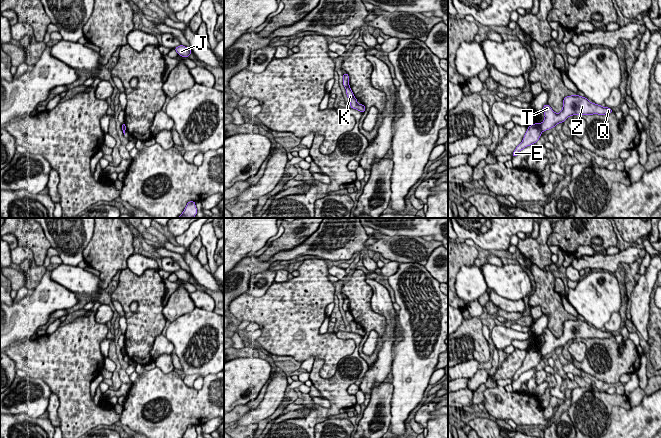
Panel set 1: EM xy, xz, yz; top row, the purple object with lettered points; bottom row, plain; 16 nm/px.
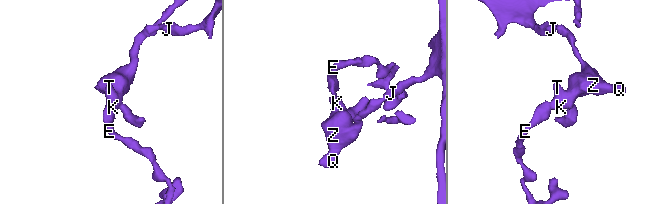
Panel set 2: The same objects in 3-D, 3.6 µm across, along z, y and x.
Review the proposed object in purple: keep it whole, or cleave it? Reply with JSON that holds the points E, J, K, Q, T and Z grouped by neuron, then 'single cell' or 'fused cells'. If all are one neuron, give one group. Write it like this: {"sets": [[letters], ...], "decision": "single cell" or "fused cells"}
{"sets": [["E"], ["J", "K", "Q", "T", "Z"]], "decision": "fused cells"}

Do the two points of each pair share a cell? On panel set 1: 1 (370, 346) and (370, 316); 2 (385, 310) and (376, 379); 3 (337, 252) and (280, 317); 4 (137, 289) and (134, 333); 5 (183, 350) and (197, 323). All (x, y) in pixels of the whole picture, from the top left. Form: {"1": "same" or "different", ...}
{"1": "different", "2": "same", "3": "different", "4": "same", "5": "same"}

